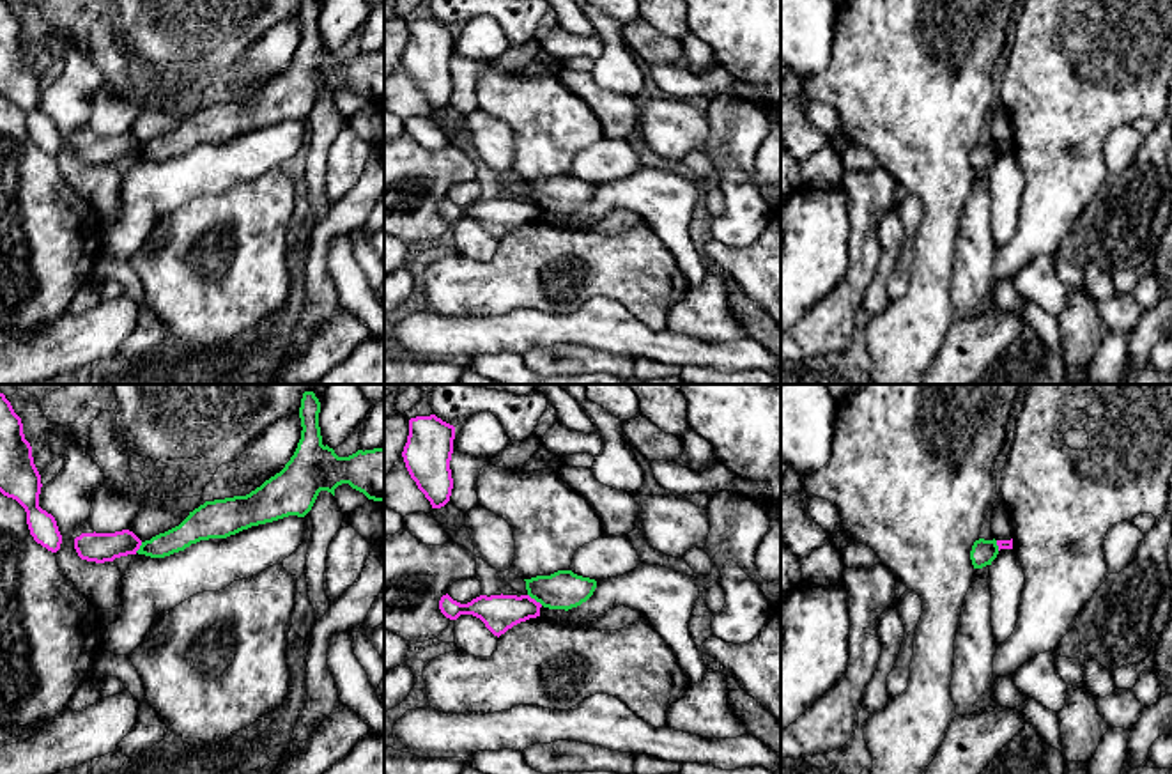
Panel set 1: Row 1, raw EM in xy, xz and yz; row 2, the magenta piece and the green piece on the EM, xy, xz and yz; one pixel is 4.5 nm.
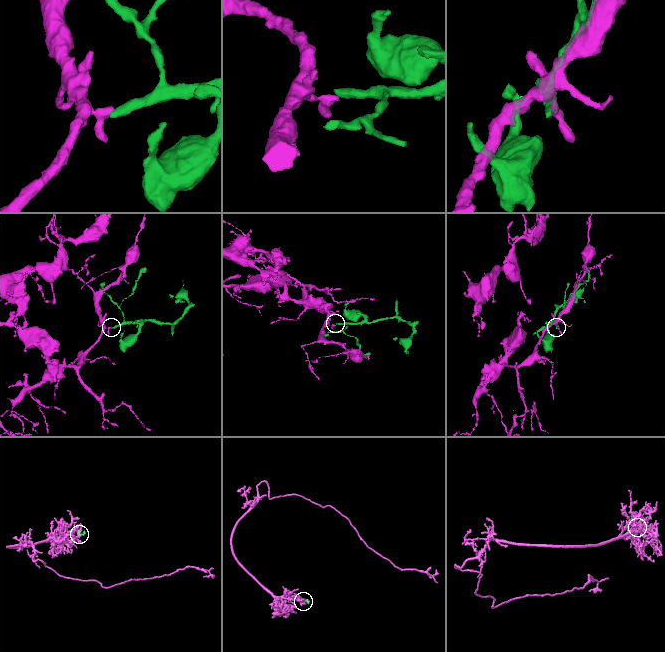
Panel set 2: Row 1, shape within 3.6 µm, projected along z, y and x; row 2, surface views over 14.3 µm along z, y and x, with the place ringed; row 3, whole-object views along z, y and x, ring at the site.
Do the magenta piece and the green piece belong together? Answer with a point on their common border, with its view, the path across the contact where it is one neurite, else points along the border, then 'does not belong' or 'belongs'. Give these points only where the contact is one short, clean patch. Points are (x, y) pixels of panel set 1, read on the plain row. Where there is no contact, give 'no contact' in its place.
contact xz (533, 202); border xz (528, 197), (542, 208); does not belong

